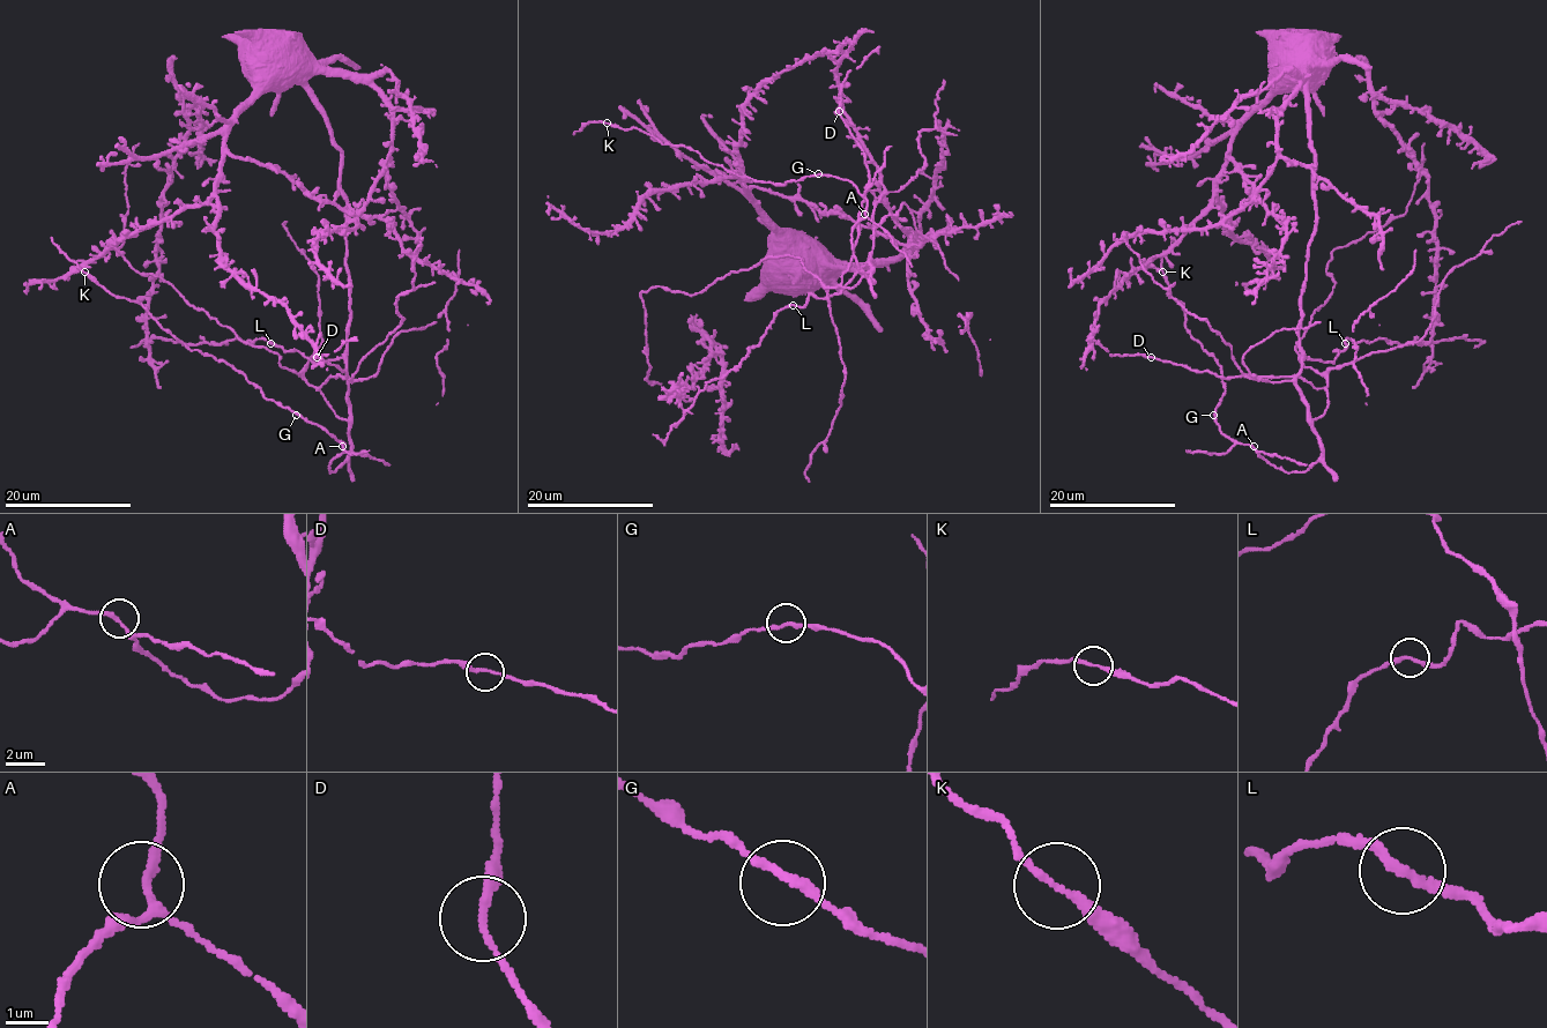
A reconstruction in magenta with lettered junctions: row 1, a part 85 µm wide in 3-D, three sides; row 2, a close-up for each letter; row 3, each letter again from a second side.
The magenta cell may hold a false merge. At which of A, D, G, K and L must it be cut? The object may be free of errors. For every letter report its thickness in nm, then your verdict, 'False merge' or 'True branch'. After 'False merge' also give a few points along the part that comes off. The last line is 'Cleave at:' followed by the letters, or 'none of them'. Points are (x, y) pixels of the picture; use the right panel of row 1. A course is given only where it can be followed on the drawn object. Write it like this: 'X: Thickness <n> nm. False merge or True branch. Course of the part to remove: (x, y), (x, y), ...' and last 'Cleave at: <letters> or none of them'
A: Thickness 180 nm. True branch
D: Thickness 190 nm. True branch
G: Thickness 200 nm. True branch
K: Thickness 180 nm. True branch
L: Thickness 200 nm. False merge. Course of the part to remove: (1345, 343), (1350, 339), (1358, 342), (1384, 339), (1405, 344), (1469, 339), (1480, 343), (1474, 348)
Cleave at: L

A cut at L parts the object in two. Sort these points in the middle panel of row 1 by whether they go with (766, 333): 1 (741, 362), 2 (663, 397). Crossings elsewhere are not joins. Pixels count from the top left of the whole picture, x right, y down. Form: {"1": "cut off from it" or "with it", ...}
{"1": "with it", "2": "cut off from it"}

